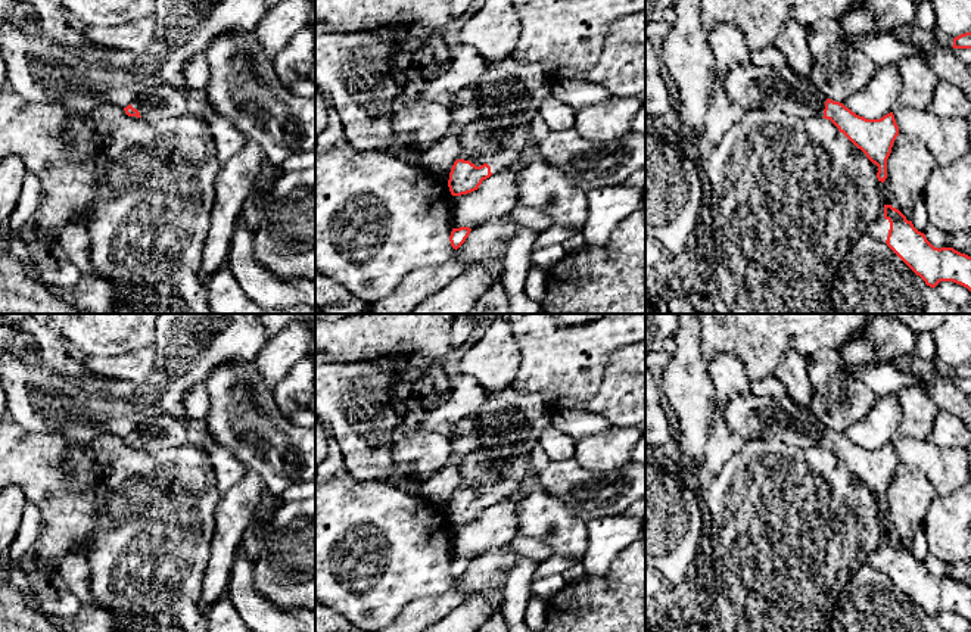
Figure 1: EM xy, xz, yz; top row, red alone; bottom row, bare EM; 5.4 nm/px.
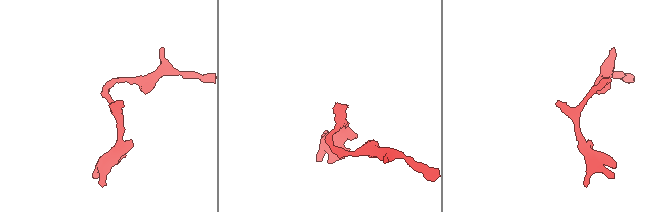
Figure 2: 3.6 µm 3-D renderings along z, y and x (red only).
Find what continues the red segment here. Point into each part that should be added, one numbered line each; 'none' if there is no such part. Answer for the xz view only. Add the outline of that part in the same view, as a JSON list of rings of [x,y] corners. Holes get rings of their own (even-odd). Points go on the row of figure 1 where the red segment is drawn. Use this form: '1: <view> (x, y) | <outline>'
1: xz (512, 92) | [[[513,56],[489,62],[486,71],[473,81],[479,91],[482,115],[461,130],[460,159],[470,161],[476,166],[488,164],[492,174],[511,166],[532,141],[530,127],[542,103],[553,97],[551,82],[553,78],[542,66],[516,60]]]

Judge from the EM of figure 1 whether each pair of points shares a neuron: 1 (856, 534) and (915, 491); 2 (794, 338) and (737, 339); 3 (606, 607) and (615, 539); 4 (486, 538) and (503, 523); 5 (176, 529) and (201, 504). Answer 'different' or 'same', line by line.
1: different
2: same
3: different
4: same
5: same

